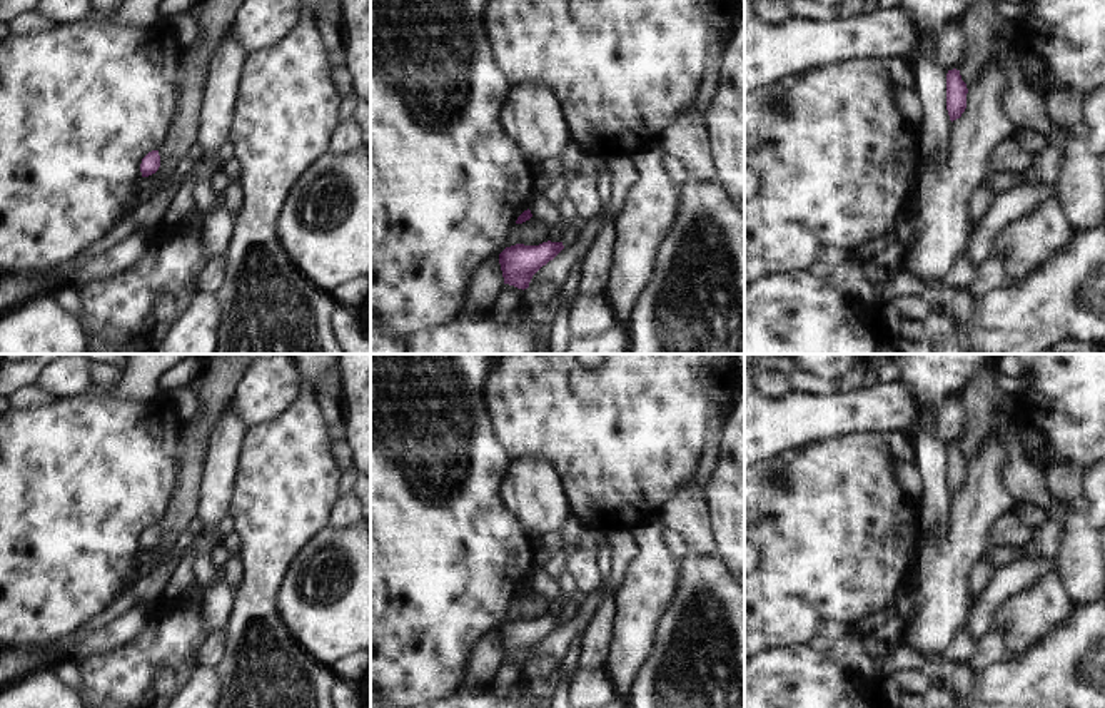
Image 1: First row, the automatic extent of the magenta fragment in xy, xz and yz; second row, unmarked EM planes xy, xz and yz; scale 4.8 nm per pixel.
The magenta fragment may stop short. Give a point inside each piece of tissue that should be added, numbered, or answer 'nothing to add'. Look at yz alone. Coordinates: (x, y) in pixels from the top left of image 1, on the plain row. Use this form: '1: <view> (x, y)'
nothing to add

